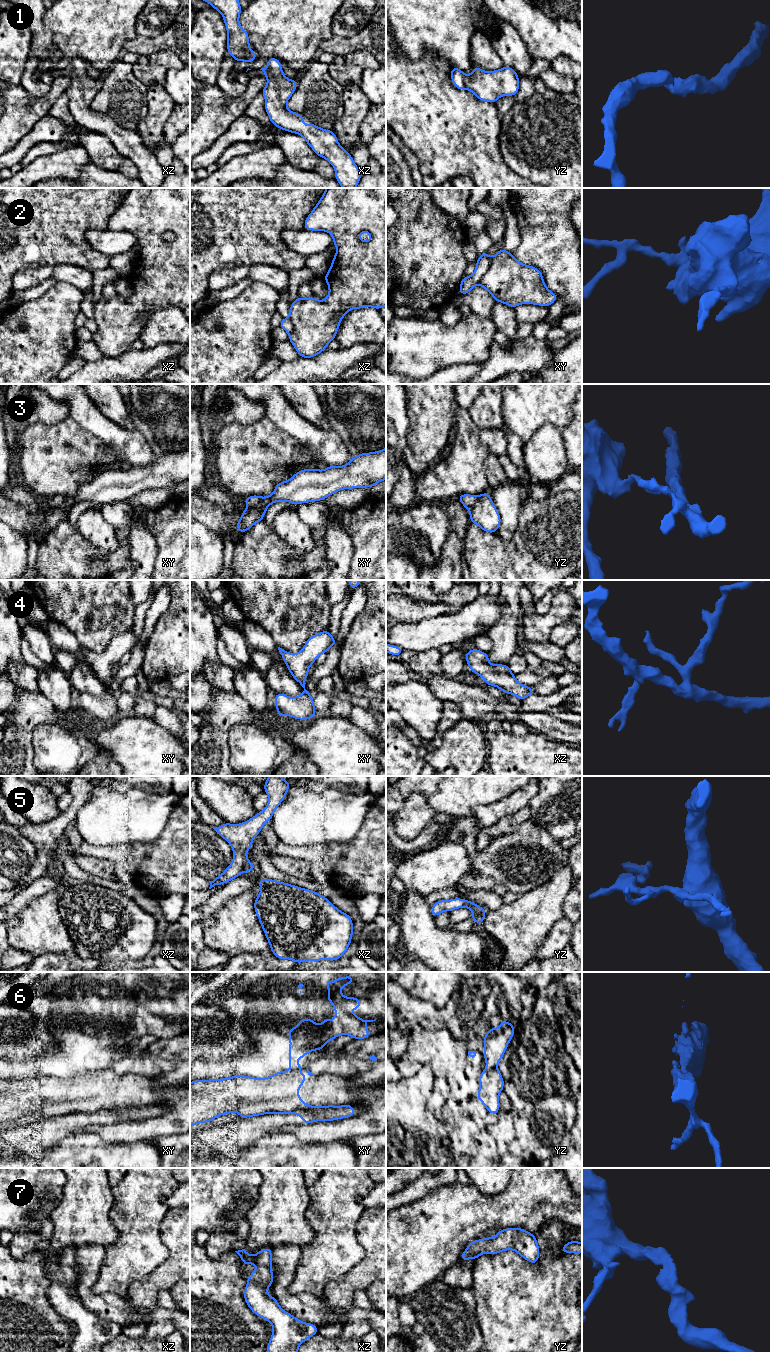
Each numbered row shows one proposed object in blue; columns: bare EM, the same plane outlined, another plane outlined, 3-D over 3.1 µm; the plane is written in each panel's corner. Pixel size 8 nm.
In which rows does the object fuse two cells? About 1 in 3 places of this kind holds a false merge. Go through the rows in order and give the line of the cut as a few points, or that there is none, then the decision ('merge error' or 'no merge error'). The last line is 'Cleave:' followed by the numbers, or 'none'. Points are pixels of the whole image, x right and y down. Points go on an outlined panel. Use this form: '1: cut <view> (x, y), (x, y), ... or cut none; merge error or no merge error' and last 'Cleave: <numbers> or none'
1: cut none; no merge error
2: cut xy (491, 258), (490, 265), (479, 283); merge error
3: cut xy (262, 497), (258, 504), (248, 507); merge error
4: cut none; no merge error
5: cut xz (249, 862), (242, 872); merge error
6: cut xy (302, 1067), (290, 1070); merge error
7: cut none; no merge error
Cleave: 2, 3, 5, 6

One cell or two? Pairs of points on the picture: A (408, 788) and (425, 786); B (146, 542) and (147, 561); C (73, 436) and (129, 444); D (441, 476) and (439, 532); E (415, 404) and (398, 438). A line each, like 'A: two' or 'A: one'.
A: one
B: one
C: two
D: two
E: two

